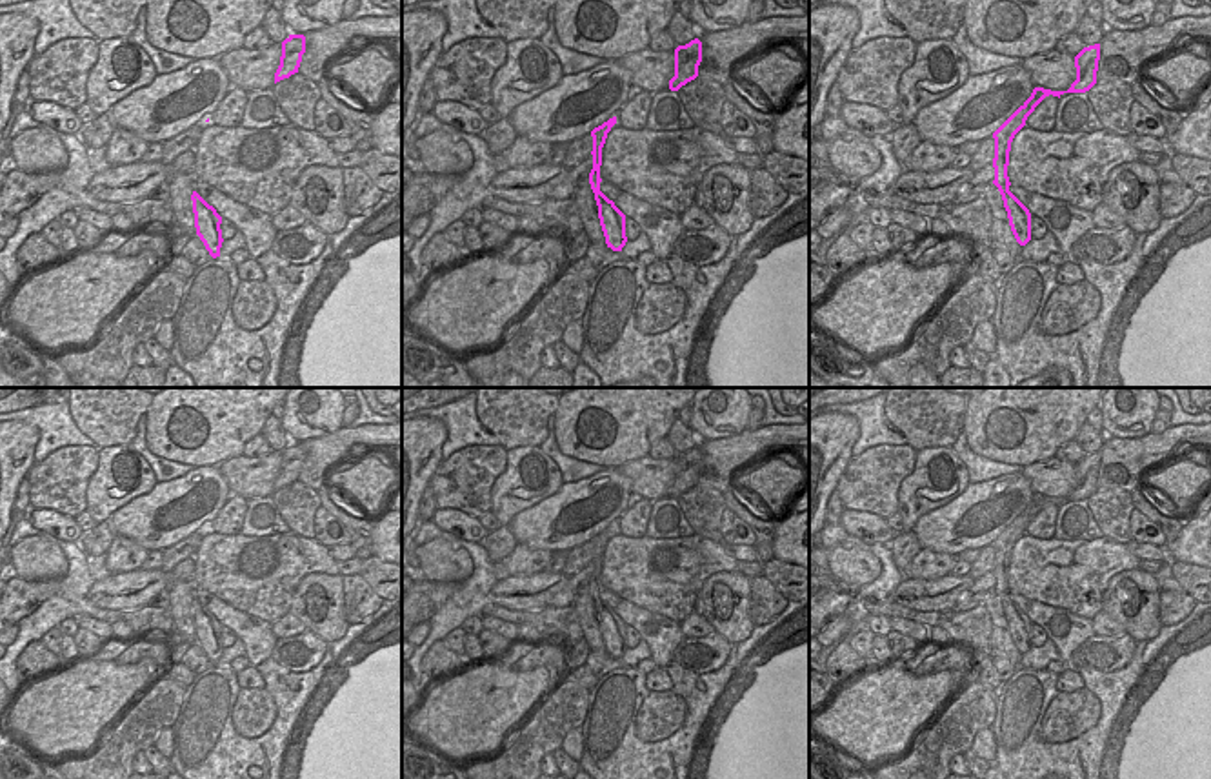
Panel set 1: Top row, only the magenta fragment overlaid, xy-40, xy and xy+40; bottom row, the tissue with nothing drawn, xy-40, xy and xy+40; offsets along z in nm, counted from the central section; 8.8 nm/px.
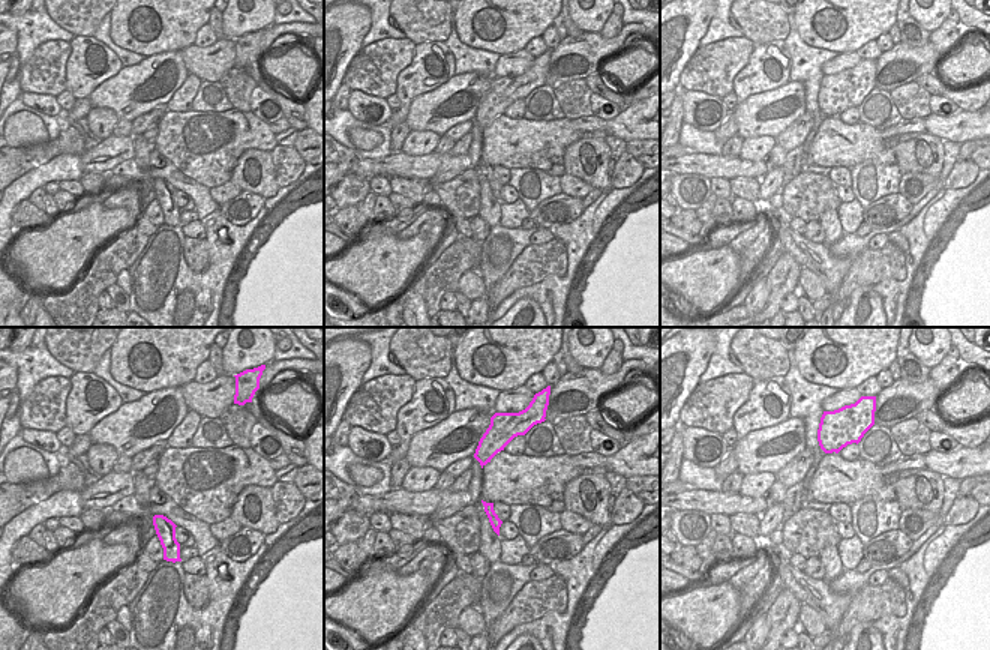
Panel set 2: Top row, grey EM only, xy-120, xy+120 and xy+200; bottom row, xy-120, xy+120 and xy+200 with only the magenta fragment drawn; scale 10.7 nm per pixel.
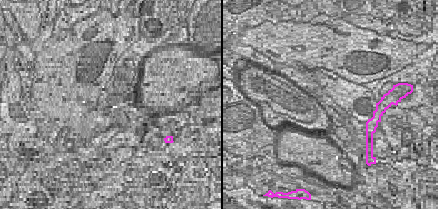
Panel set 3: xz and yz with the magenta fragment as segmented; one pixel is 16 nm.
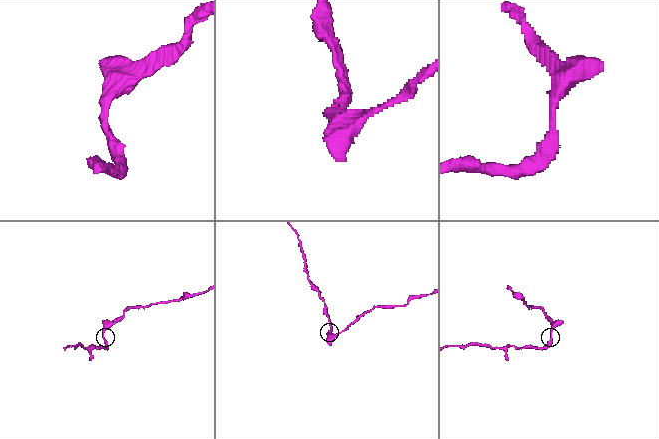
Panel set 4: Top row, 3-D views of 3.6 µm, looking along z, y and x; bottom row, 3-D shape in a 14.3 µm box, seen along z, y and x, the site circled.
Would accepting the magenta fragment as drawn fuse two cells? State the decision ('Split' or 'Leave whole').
Leave whole

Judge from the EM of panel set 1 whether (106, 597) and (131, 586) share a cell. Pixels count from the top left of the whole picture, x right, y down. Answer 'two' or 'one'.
one

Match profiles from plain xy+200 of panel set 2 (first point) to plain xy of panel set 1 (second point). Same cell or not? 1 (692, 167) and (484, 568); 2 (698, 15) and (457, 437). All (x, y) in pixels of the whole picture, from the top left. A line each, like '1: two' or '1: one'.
1: two
2: two

